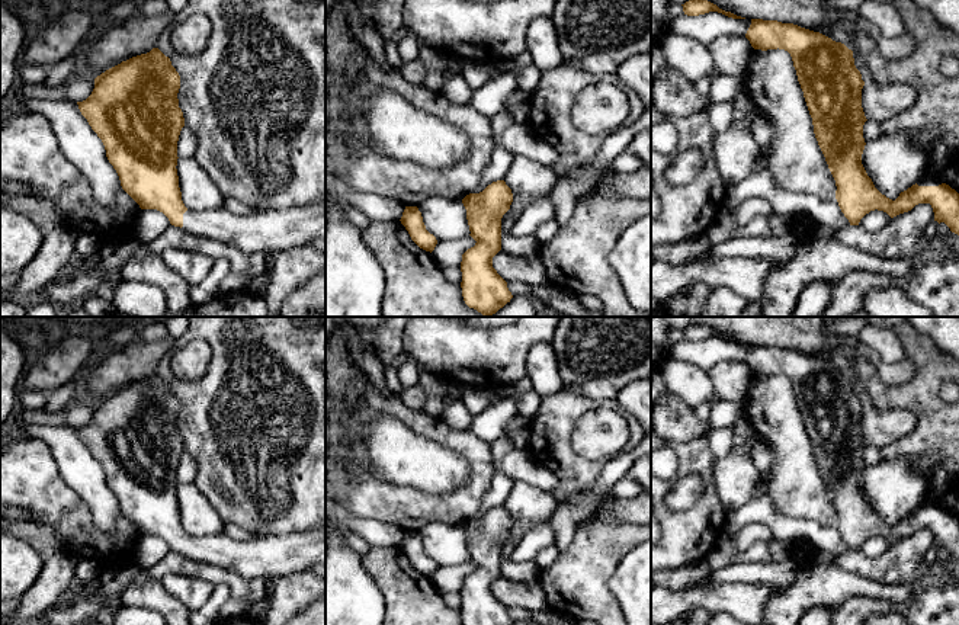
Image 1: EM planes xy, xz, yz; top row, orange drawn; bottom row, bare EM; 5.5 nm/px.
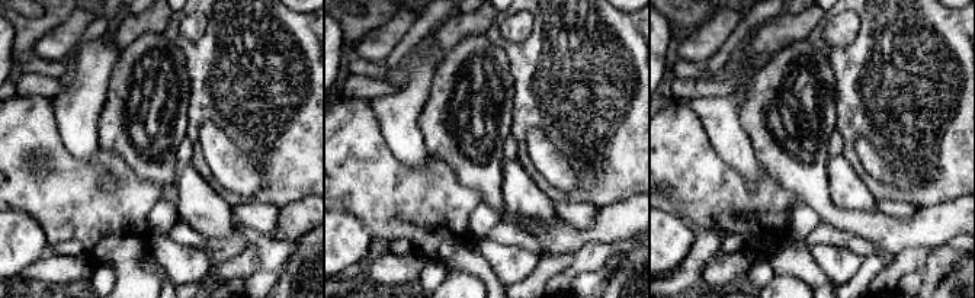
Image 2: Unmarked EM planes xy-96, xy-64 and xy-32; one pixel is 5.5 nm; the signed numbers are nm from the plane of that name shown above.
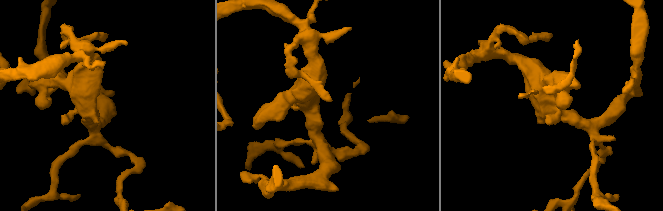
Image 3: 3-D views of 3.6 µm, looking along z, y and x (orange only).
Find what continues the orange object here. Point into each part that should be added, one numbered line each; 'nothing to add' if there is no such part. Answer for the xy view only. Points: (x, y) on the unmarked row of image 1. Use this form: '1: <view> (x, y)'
1: xy (263, 557)

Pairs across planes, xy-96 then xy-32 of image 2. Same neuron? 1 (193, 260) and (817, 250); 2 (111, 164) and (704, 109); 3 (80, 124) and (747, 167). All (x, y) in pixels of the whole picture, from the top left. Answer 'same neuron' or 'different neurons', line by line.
1: same neuron
2: different neurons
3: same neuron

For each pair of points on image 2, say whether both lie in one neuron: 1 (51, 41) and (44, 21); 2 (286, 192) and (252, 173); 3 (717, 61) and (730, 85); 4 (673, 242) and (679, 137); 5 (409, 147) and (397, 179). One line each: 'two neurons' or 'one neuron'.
1: two neurons
2: two neurons
3: two neurons
4: two neurons
5: two neurons

